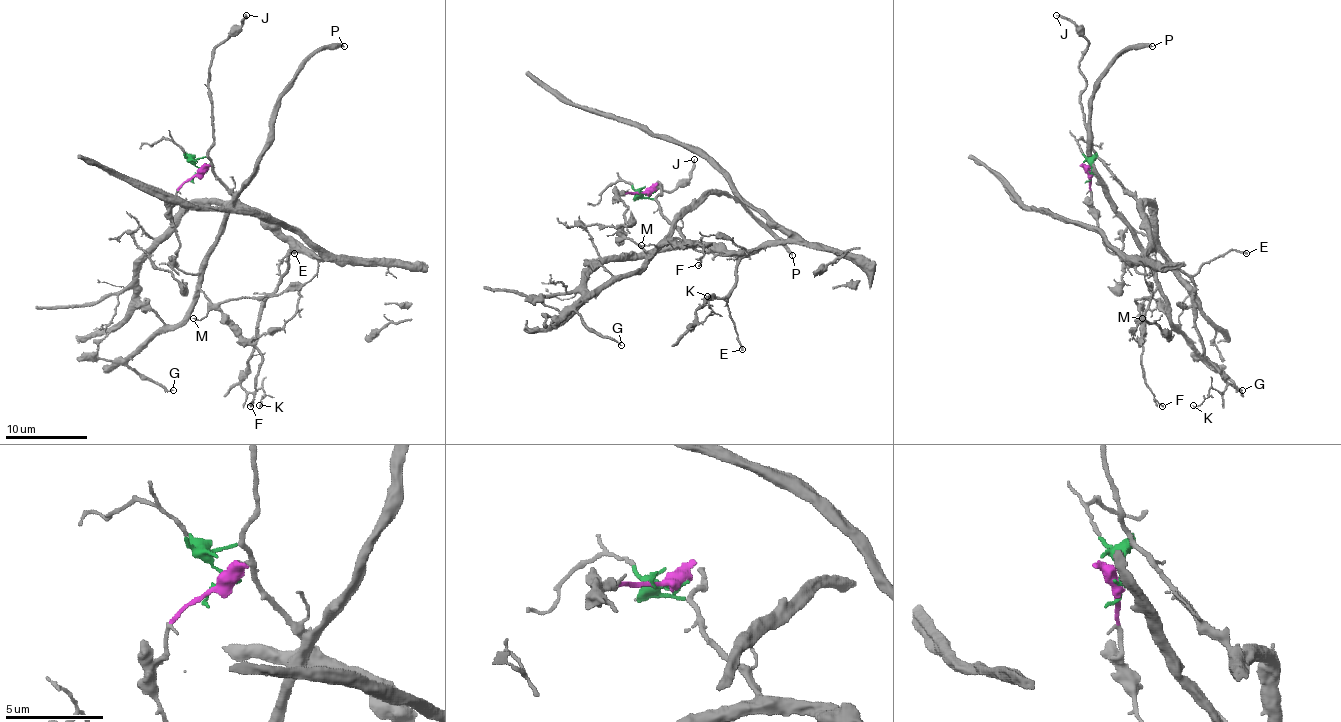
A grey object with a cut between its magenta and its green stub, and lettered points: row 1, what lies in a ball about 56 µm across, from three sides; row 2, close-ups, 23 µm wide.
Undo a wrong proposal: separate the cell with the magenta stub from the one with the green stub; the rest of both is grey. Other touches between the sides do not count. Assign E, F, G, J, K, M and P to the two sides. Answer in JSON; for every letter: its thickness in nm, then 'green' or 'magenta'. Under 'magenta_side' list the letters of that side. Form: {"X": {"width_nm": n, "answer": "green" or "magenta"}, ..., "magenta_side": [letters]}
{"E": {"width_nm": 160, "answer": "green"}, "F": {"width_nm": 90, "answer": "magenta"}, "G": {"width_nm": 110, "answer": "magenta"}, "J": {"width_nm": 200, "answer": "green"}, "K": {"width_nm": 110, "answer": "green"}, "M": {"width_nm": 120, "answer": "magenta"}, "P": {"width_nm": 300, "answer": "magenta"}, "magenta_side": ["F", "G", "M", "P"]}

